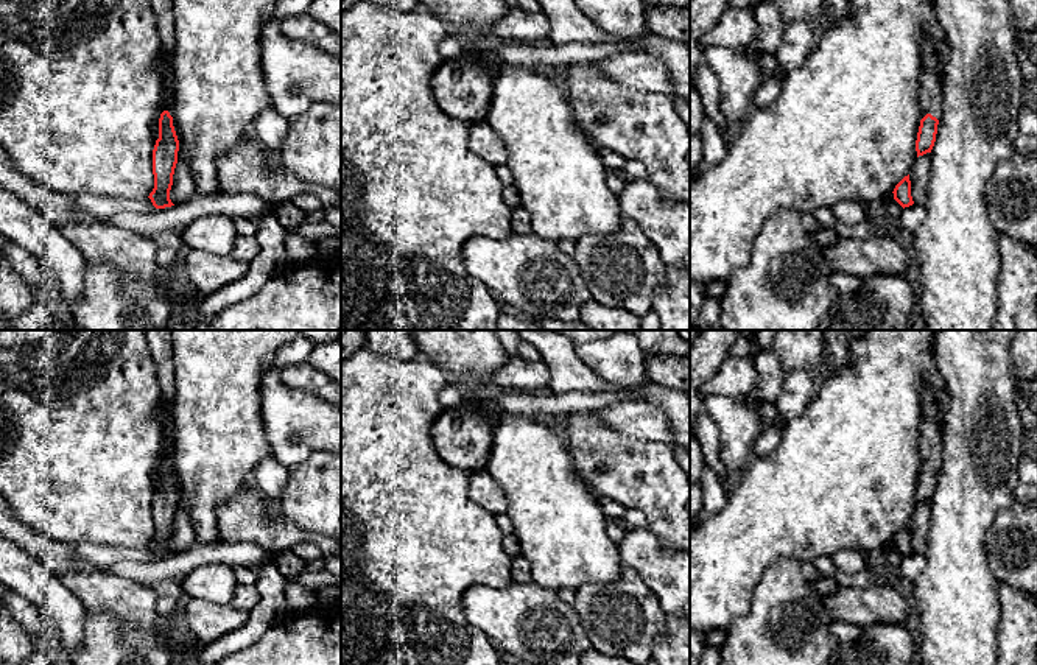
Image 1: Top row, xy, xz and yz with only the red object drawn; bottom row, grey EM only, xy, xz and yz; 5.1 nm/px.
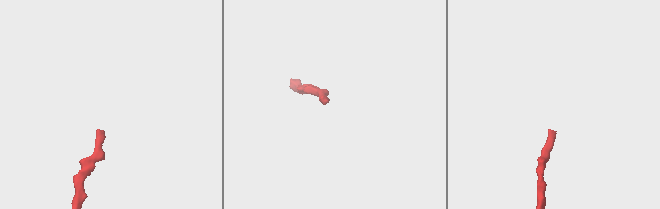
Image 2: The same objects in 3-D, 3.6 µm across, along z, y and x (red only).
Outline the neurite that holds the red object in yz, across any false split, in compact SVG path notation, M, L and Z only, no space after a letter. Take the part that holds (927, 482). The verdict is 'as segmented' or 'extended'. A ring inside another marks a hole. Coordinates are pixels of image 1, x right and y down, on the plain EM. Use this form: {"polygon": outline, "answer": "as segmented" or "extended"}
{"polygon": "M925 385L920 389L922 424L920 424L920 459L922 469L916 489L917 506L931 501L937 473L942 464L942 430L936 419L936 392Z", "answer": "extended"}

